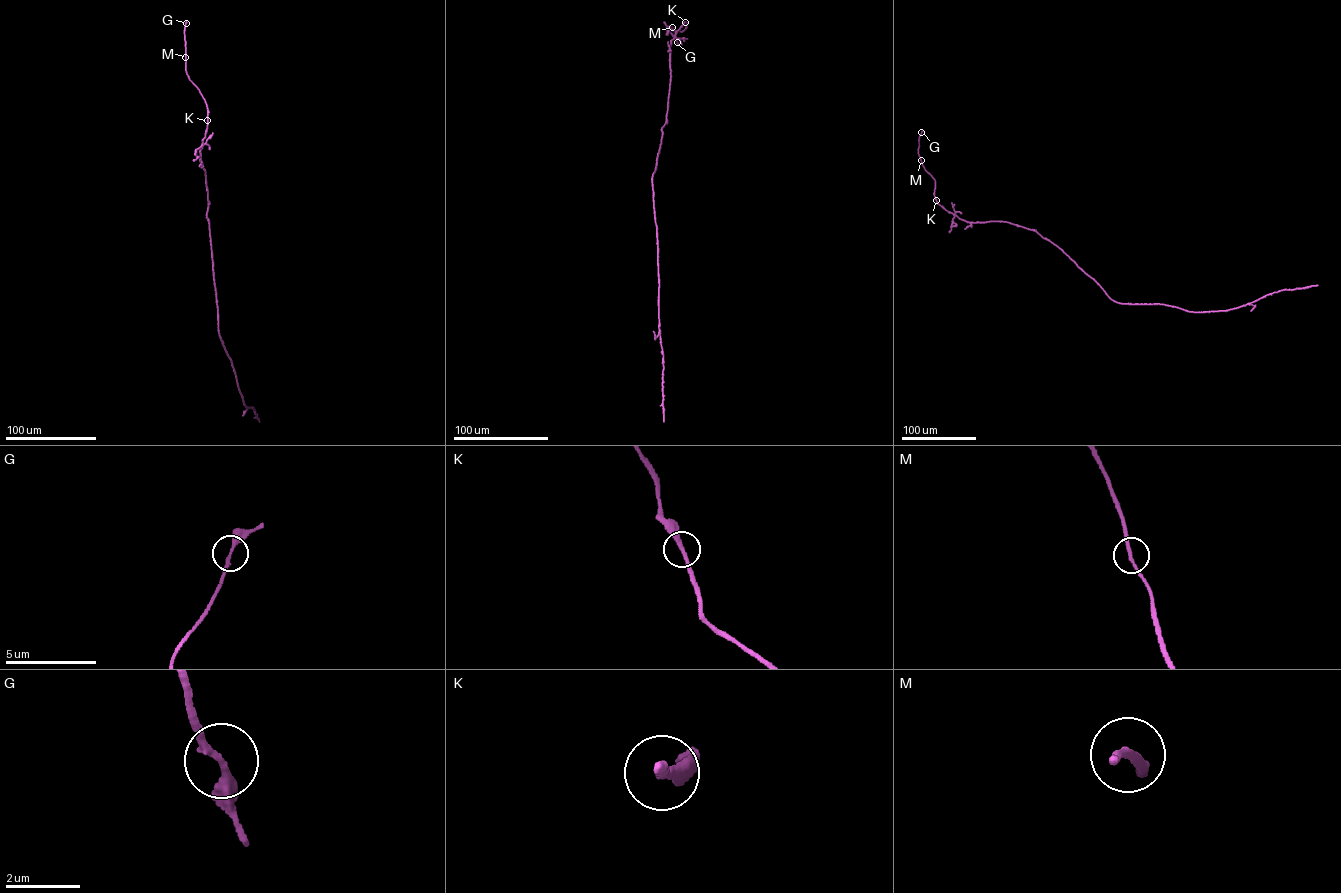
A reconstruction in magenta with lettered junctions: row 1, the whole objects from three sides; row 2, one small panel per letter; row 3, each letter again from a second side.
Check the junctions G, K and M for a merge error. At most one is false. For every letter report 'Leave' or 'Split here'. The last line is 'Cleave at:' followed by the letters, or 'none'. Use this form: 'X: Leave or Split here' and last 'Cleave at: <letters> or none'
G: Leave
K: Leave
M: Leave
Cleave at: none

